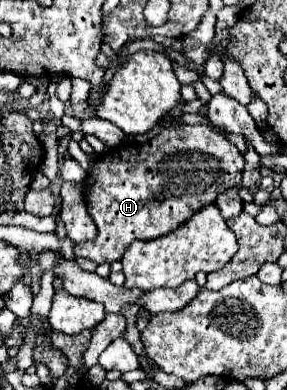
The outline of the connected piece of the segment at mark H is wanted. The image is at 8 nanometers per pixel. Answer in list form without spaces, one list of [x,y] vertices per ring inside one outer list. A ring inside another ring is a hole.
[[[208,124],[164,128],[158,136],[152,136],[142,144],[110,148],[106,154],[96,158],[96,166],[84,180],[84,202],[98,228],[98,234],[90,242],[76,244],[74,254],[94,260],[96,264],[112,264],[124,256],[134,240],[154,240],[162,234],[172,232],[172,228],[176,230],[196,210],[206,204],[214,204],[216,198],[228,188],[236,188],[244,202],[252,202],[250,192],[242,188],[242,168],[244,158],[240,150],[226,138],[226,134],[216,132]]]

